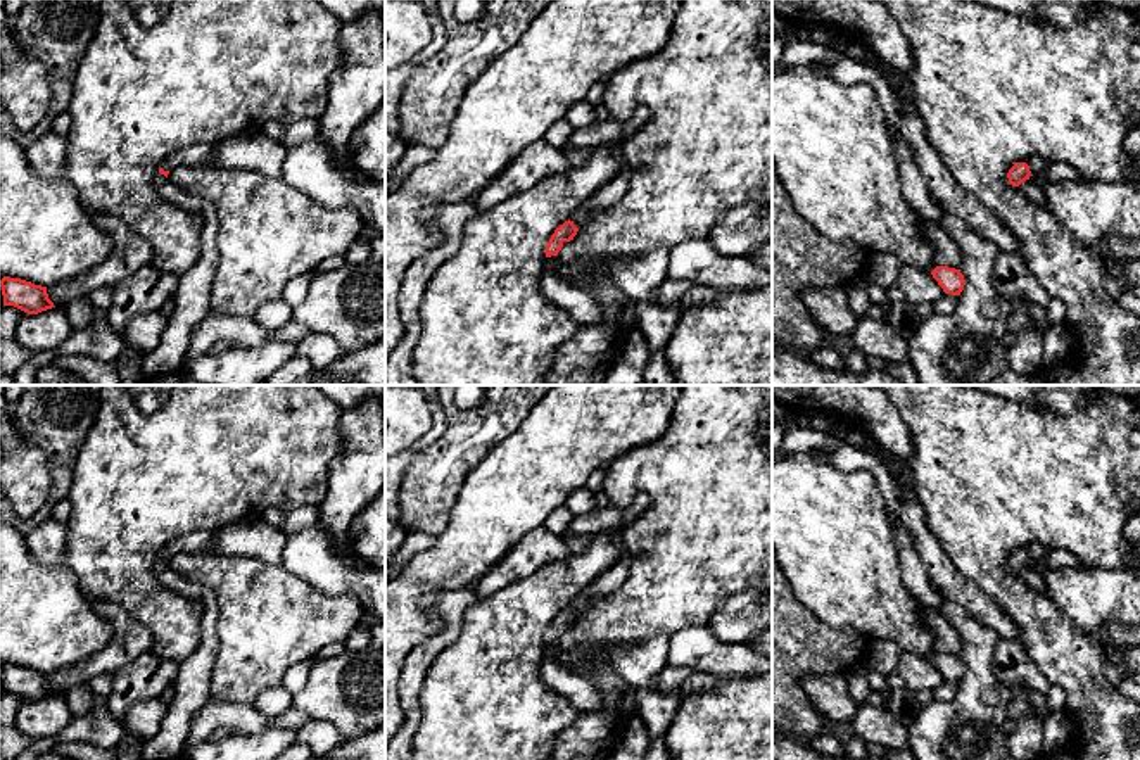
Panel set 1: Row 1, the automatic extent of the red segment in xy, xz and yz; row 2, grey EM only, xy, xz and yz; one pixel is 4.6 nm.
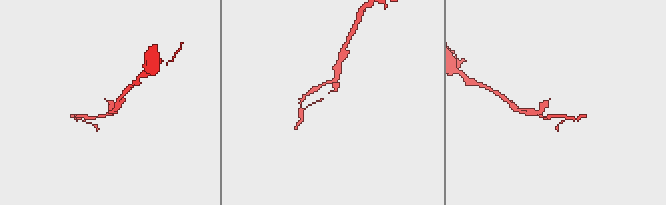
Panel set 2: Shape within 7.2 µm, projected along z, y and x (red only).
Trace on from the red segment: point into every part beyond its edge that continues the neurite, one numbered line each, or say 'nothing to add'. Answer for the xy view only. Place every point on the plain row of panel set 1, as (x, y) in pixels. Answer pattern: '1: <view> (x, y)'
1: xy (197, 541)

